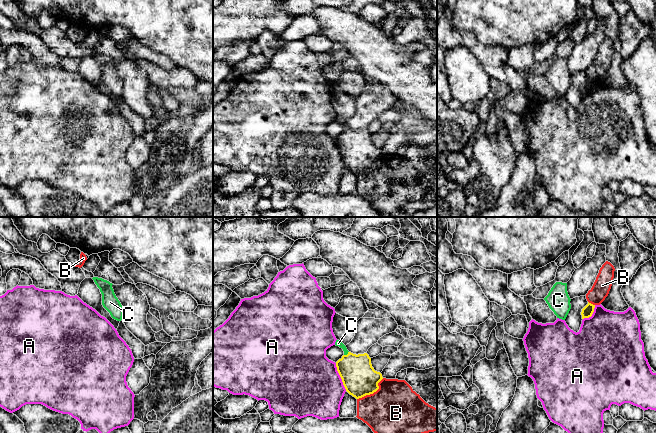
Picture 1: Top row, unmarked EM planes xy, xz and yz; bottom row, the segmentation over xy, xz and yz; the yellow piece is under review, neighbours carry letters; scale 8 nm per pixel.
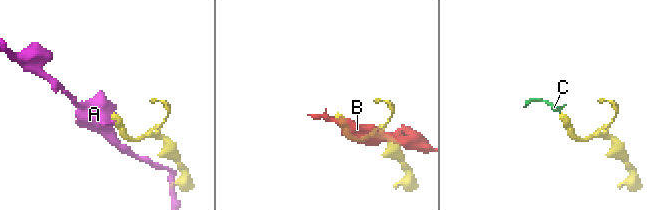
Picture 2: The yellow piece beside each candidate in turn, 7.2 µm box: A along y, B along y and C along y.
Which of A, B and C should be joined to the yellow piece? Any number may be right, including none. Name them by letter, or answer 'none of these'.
C

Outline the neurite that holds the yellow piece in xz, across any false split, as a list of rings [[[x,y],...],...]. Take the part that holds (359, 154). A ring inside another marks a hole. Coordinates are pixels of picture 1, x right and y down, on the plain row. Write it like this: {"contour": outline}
{"contour": [[[336,116],[335,121],[344,127],[342,134],[336,138],[336,143],[346,167],[356,175],[376,168],[383,153],[372,143],[369,131],[353,130],[339,116]]]}

